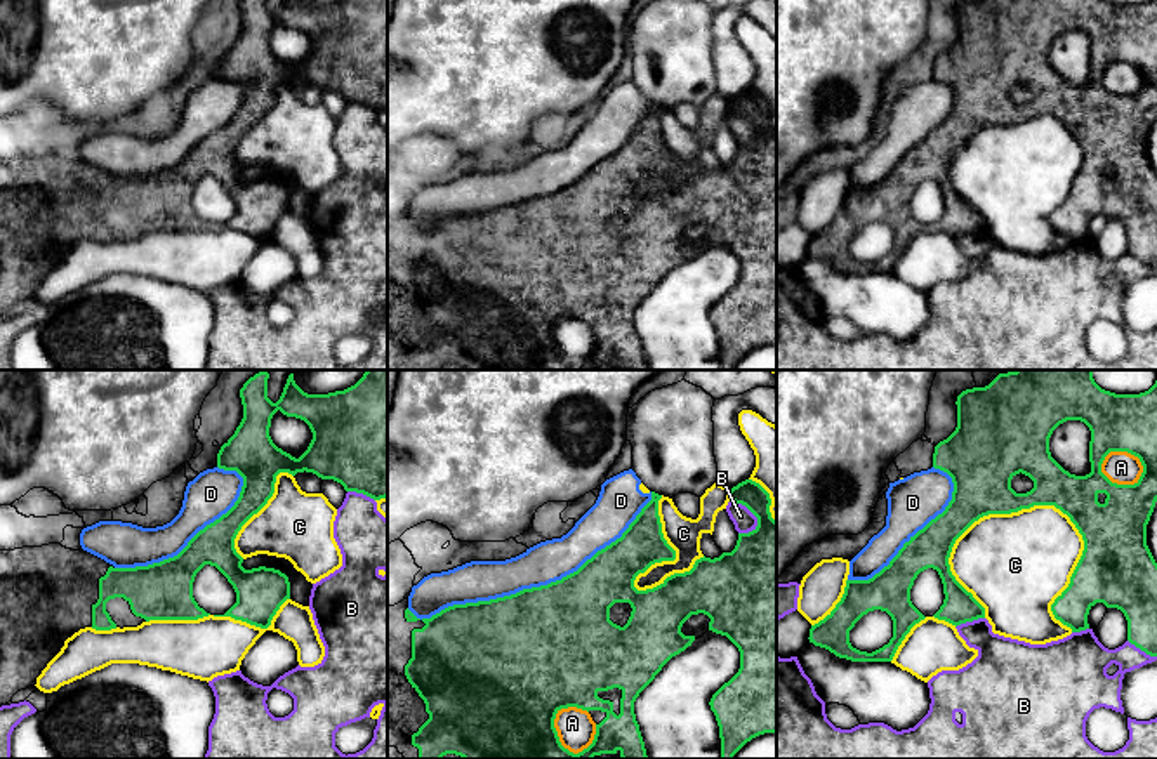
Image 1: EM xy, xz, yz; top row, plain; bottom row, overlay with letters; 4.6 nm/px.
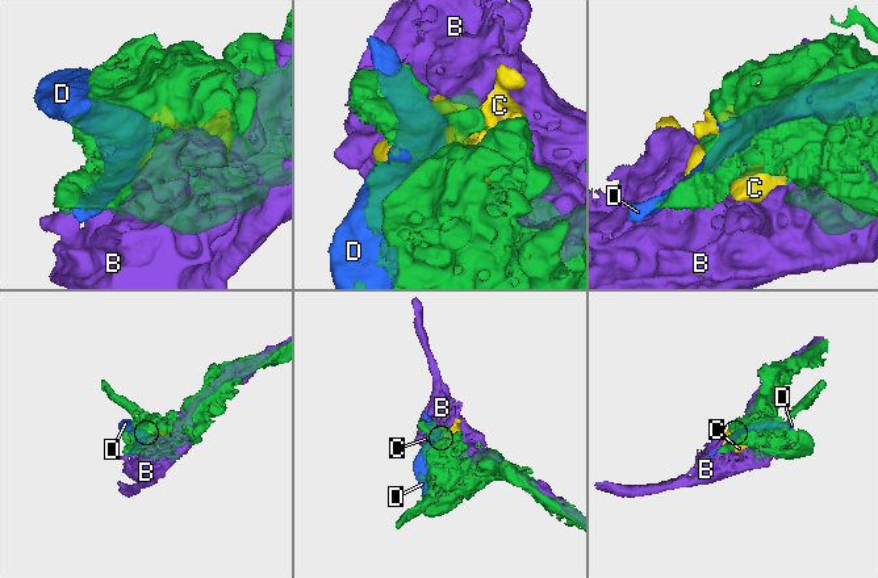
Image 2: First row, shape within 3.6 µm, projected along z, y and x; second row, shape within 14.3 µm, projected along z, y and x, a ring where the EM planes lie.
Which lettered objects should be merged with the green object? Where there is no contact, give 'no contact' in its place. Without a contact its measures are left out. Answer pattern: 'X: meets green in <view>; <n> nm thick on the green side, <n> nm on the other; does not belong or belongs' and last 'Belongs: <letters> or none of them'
A: meets green in xz; 460 nm thick on the green side, 180 nm on the other; does not belong
B: meets green in xz; 320 nm thick on the green side, 100 nm on the other; does not belong
C: meets green in yz; 300 nm thick on the green side, 420 nm on the other; does not belong
D: meets green in xz; 500 nm thick on the green side, 190 nm on the other; does not belong
Belongs: none of them

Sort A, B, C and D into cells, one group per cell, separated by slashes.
A C D / B

